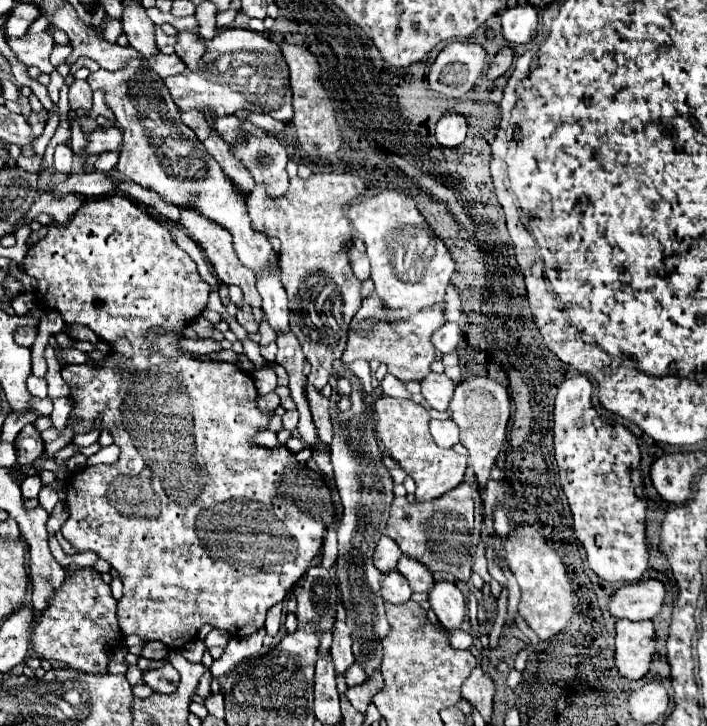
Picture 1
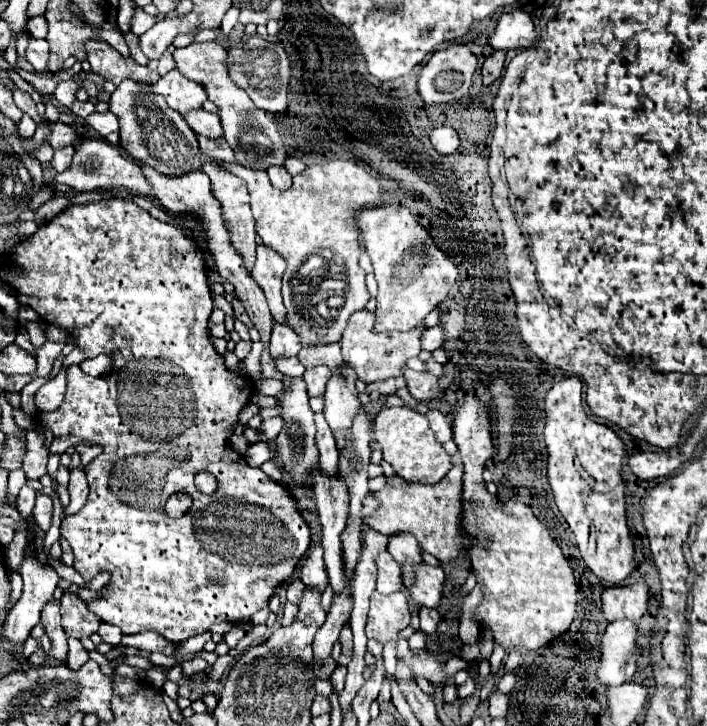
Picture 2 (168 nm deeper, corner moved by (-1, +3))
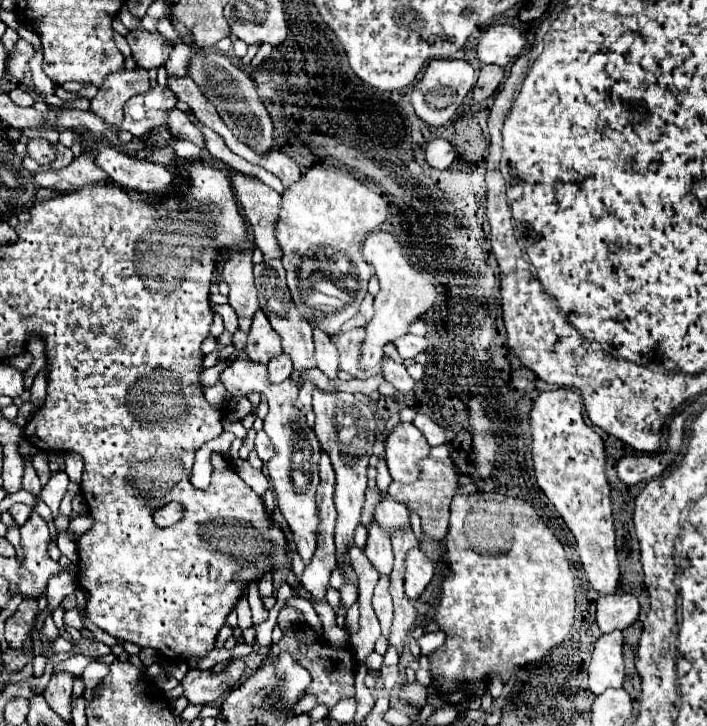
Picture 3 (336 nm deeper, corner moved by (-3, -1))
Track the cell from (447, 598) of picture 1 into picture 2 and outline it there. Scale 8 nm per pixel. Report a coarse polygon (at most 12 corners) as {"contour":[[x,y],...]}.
{"contour":[[421,562],[407,592],[419,606],[435,608],[445,574]]}

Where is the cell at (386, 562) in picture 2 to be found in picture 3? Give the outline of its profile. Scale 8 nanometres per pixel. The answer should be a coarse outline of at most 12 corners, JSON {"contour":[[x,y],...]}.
{"contour":[[373,522],[365,556],[389,576],[393,570],[391,540]]}

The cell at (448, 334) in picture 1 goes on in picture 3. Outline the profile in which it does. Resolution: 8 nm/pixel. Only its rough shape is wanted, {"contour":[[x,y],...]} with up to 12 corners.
{"contour":[[407,334],[397,340],[401,358],[427,350],[427,338]]}

